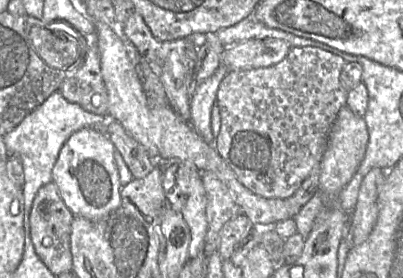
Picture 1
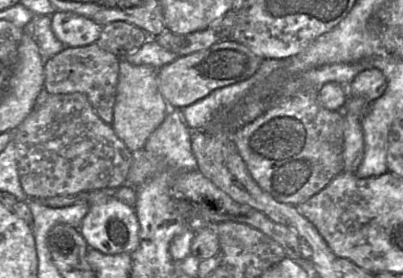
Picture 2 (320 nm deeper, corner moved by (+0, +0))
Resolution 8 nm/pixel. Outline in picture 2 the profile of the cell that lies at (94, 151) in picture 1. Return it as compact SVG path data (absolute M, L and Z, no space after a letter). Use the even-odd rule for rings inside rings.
M114 197L90 205L90 209L83 218L78 230L89 248L93 248L105 255L133 254L139 245L139 222L134 208Z

